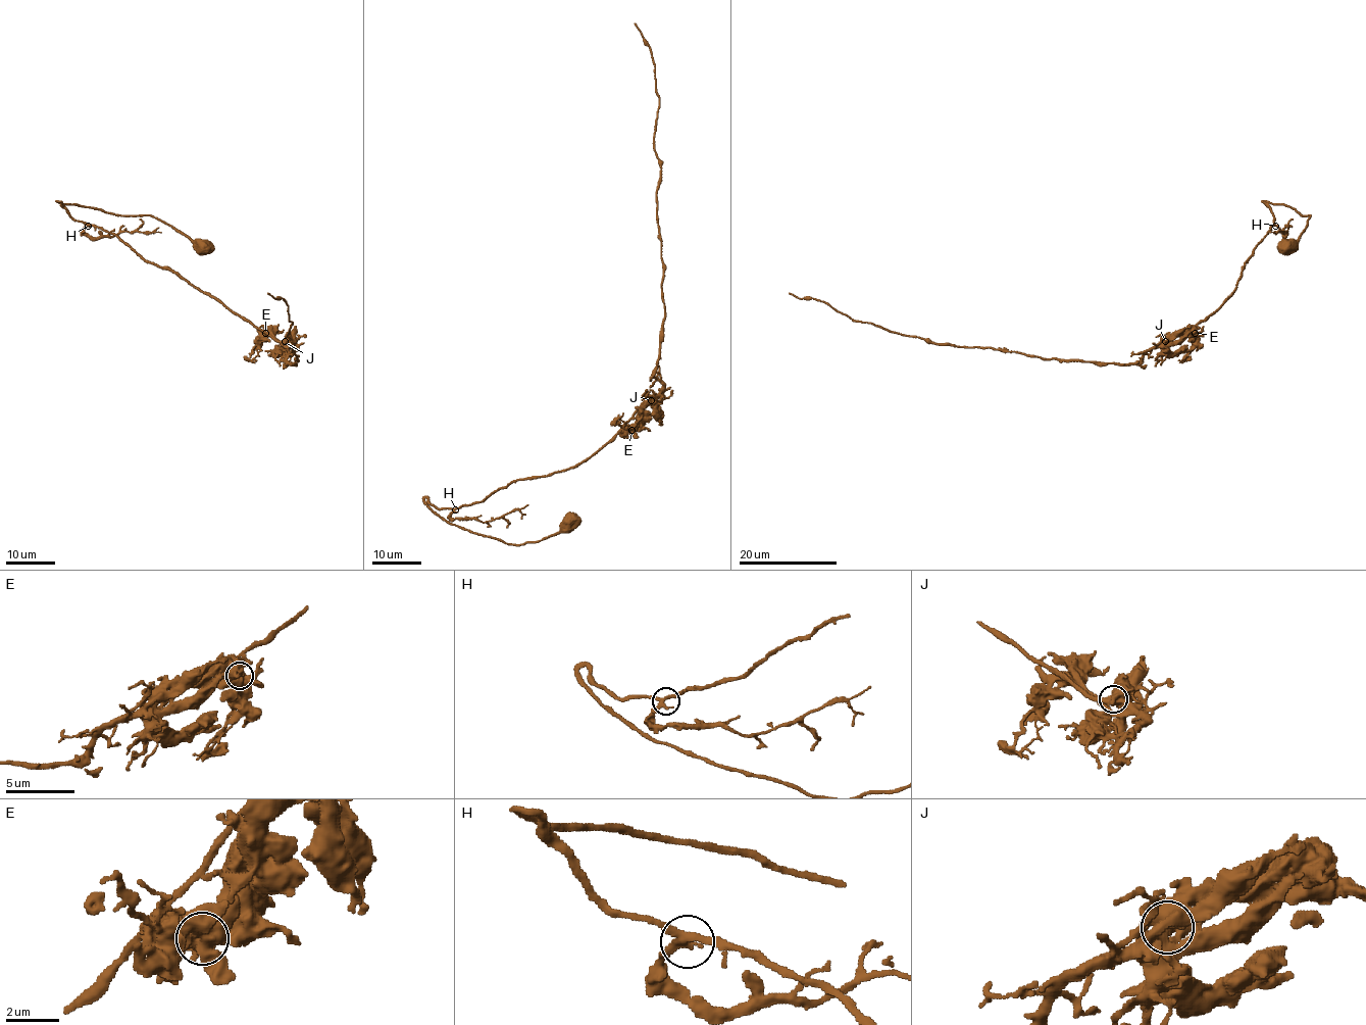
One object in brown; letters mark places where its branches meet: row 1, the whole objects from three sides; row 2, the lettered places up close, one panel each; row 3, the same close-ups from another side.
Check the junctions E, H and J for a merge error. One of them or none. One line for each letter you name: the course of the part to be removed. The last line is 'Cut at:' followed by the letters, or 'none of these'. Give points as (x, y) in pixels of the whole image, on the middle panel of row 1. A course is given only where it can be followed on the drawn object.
Cut at: none of these

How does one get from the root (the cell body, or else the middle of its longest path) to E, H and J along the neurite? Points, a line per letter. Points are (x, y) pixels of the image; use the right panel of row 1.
E: (1288, 247), (1309, 215), (1270, 203), (1274, 224), (1246, 261), (1235, 289), (1180, 333), (1195, 333)
H: (1288, 247), (1289, 251), (1294, 250), (1309, 215), (1302, 215), (1288, 205), (1270, 203), (1275, 226)
J: (1288, 247), (1294, 250), (1309, 215), (1270, 203), (1274, 224), (1246, 261), (1235, 289), (1215, 311), (1165, 341)

